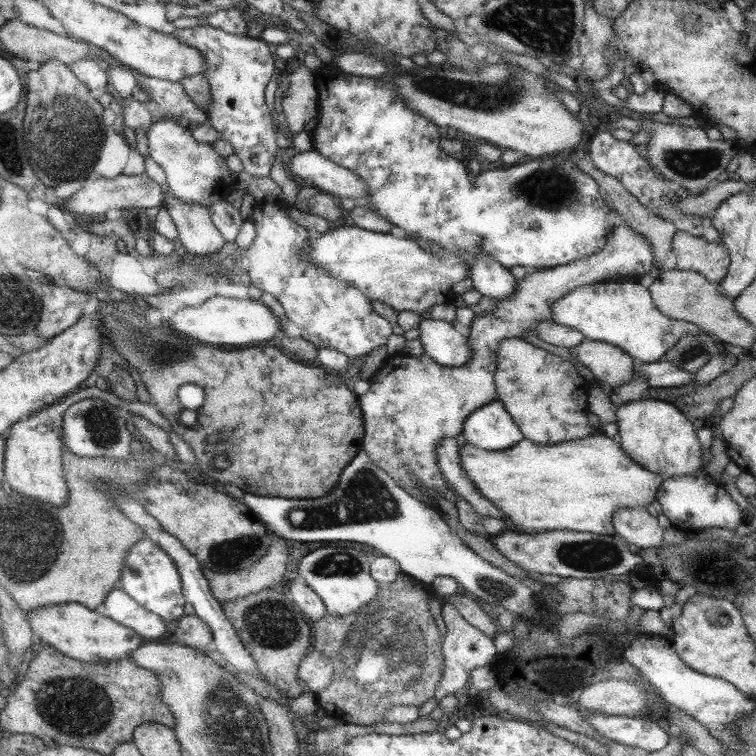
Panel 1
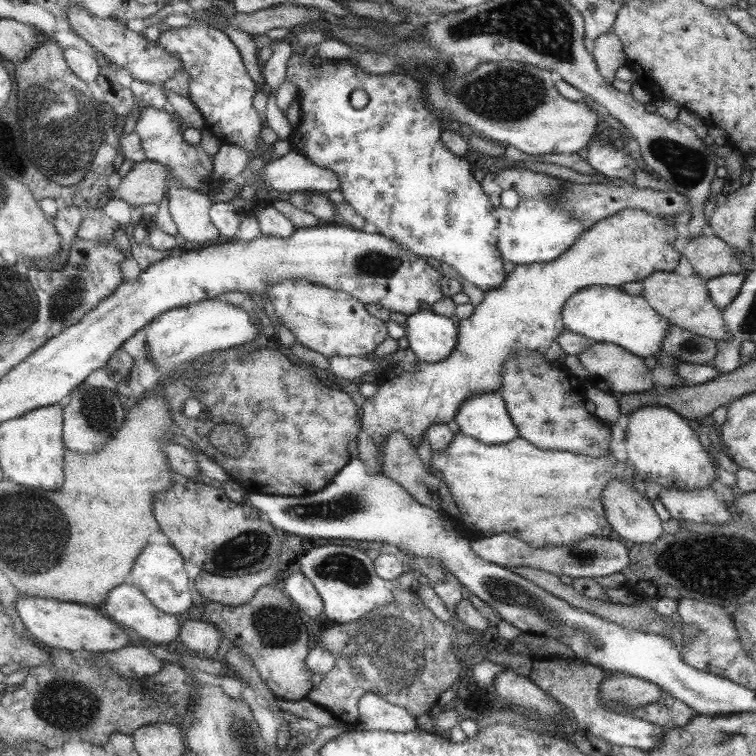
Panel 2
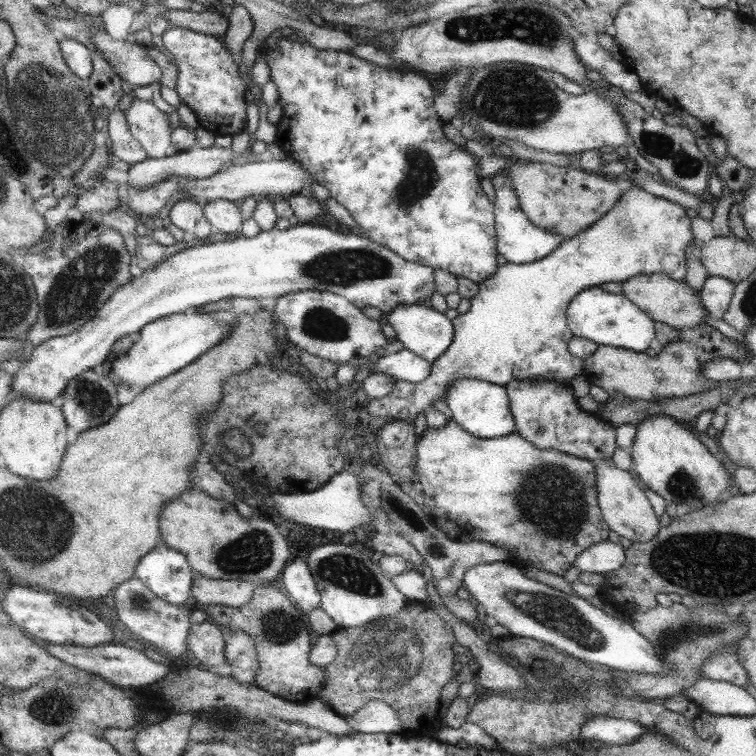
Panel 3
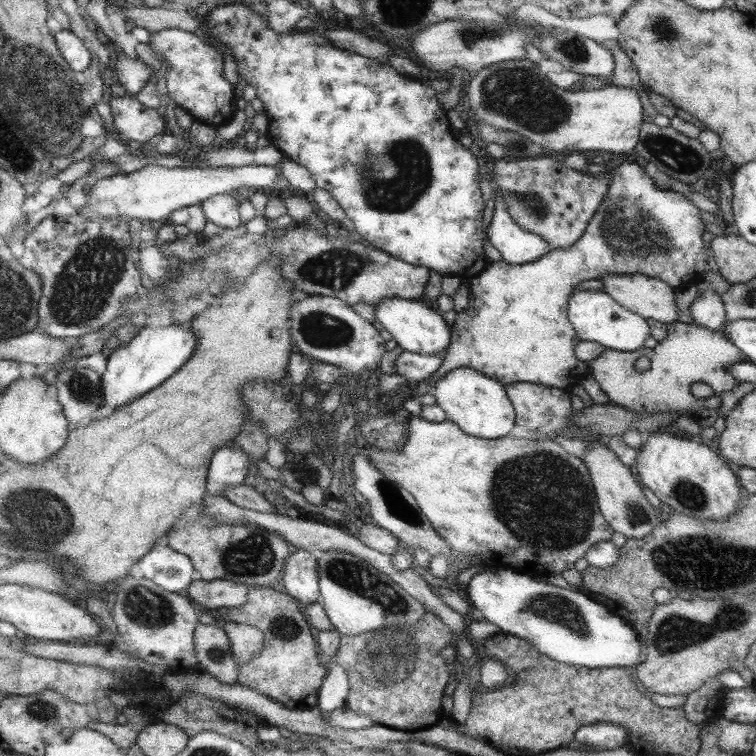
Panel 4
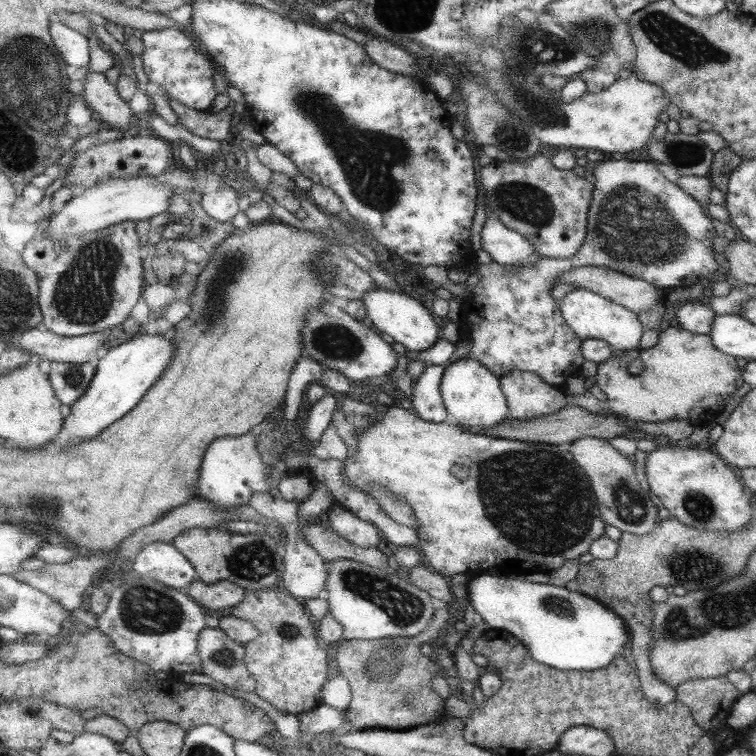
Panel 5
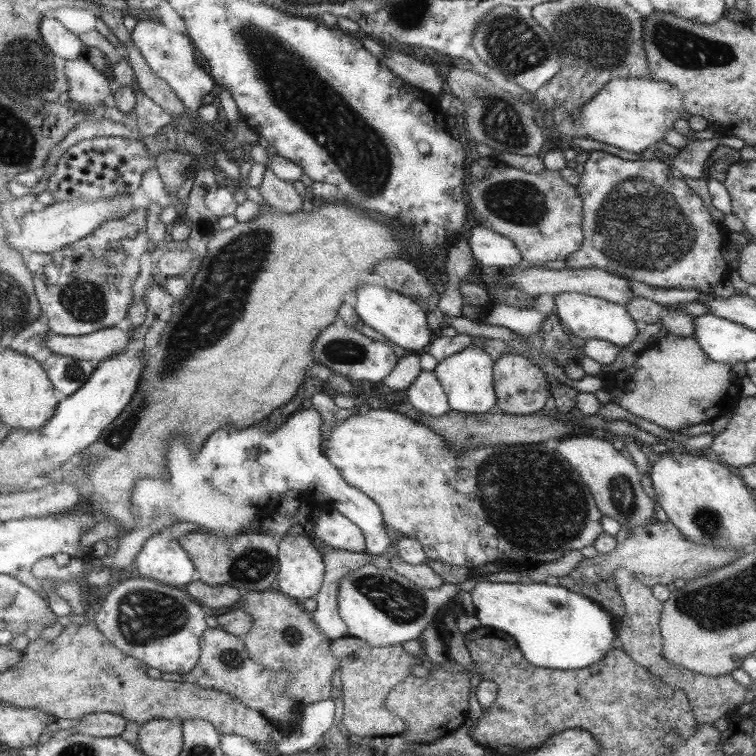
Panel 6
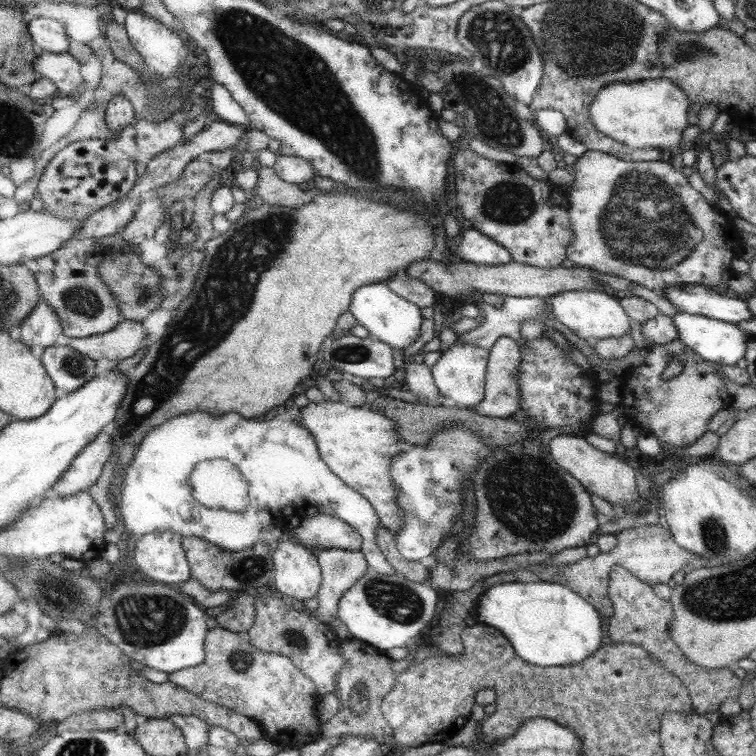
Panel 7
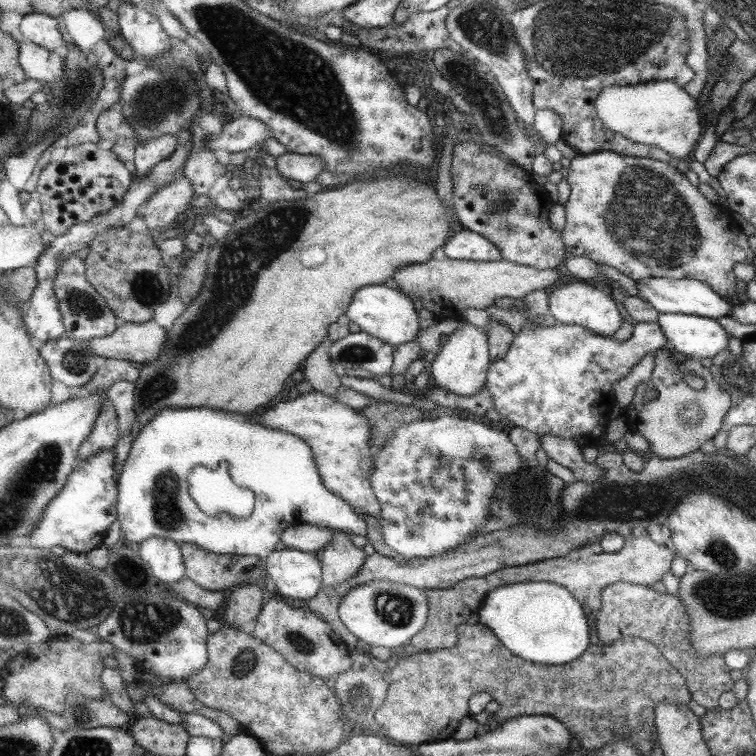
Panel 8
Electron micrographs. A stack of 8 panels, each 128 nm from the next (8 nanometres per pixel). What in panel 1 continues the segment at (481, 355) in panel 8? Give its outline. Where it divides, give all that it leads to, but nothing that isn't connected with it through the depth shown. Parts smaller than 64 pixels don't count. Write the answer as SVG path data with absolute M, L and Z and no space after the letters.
M496 396L494 401L488 402L468 414L466 421L463 422L461 434L467 443L472 443L473 446L488 451L509 449L510 446L523 439L522 431L515 426L510 413L502 405L502 402L496 399Z

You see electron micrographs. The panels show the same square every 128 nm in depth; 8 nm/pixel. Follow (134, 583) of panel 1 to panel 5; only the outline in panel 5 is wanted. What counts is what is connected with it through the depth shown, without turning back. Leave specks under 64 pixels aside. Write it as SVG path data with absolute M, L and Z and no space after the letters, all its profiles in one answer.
M171 542L146 544L133 560L132 569L138 574L162 582L165 586L185 589L198 580L194 566Z

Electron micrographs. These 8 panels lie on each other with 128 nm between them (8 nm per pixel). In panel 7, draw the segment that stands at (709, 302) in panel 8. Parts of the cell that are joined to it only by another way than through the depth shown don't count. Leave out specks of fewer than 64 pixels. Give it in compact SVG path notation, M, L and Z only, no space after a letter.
M699 284L665 286L659 292L664 300L685 314L699 314L731 324L752 319L746 297L729 298Z

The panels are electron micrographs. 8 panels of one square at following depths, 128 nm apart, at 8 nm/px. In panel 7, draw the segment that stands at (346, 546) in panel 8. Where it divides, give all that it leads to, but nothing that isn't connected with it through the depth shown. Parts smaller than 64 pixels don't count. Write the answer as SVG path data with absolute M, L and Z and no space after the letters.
M338 548L319 549L317 556L322 566L322 585L318 588L318 607L315 618L330 629L337 620L340 596L355 584L369 569L361 551Z

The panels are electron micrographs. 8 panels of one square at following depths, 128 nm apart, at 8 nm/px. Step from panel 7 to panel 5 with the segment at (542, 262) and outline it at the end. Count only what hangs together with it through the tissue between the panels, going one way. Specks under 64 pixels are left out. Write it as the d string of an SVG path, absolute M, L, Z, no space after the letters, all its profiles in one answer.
M541 154L519 162L495 160L479 170L479 186L486 214L495 215L499 222L509 230L518 231L523 238L529 239L534 247L535 257L563 260L578 252L586 238L586 214L590 208L591 193L594 185L583 177L577 177L571 170L559 170L549 159Z

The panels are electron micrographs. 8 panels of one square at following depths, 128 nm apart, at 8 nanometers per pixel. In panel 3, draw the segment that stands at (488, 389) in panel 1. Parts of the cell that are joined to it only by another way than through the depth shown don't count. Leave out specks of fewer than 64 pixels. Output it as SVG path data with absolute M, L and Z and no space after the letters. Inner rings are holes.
M631 186L627 190L622 192L623 196L619 196L619 200L615 202L613 208L603 214L603 217L599 218L593 225L589 225L585 230L575 234L574 237L568 238L567 240L561 240L559 246L555 250L547 254L546 257L540 258L538 261L529 262L527 264L513 264L505 263L497 268L497 272L484 283L479 283L479 290L470 301L469 310L462 315L457 315L451 319L454 322L455 332L454 341L450 342L449 348L445 353L442 354L437 360L432 362L429 376L425 380L417 383L405 382L403 380L396 380L393 384L393 388L390 393L376 399L370 399L369 404L365 406L364 410L369 412L369 422L363 422L369 426L377 426L384 421L403 421L407 424L413 425L413 420L418 412L425 413L430 410L429 405L435 400L443 400L446 397L446 388L450 385L451 381L457 380L458 378L476 378L483 379L485 382L492 382L499 386L505 386L509 381L515 380L552 380L553 382L568 382L571 378L575 378L578 374L583 374L585 366L584 362L580 358L575 358L574 355L568 350L568 342L573 337L570 327L567 326L566 309L575 296L581 293L583 290L591 287L599 287L603 283L621 283L627 281L627 278L633 278L639 274L651 275L661 274L674 279L675 281L681 280L685 276L685 246L689 242L693 242L693 235L689 230L689 218L685 214L685 208L681 208L678 204L664 200L663 198L656 198L649 194L645 190L639 188L639 186ZM665 256L675 256L677 258L677 268L675 270L667 270L665 268Z

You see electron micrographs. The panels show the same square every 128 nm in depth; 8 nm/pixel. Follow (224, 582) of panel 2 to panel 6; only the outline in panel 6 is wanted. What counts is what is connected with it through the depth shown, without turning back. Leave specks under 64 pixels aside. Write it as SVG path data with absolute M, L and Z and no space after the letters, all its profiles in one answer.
M199 580L190 582L187 586L183 586L183 588L185 588L197 602L200 602L203 606L207 606L208 609L231 606L241 595L238 589L227 584L213 587L203 584Z

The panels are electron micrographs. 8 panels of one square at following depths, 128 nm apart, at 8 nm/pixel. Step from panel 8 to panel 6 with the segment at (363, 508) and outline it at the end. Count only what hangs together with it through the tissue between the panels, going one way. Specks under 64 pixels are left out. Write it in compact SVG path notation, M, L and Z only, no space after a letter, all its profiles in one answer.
M377 404L353 413L345 420L341 420L339 424L324 422L321 435L322 450L339 471L339 474L342 475L342 478L352 487L366 494L367 498L373 499L379 510L382 511L383 520L389 528L392 528L398 535L417 539L425 550L426 558L436 560L439 563L449 566L465 566L465 568L471 569L487 564L487 562L515 560L519 564L519 568L533 568L533 566L537 566L537 562L548 563L561 558L569 550L579 550L585 546L591 546L593 540L596 540L601 534L601 524L599 524L601 511L594 502L594 497L586 483L582 481L576 470L554 451L555 445L558 443L555 439L545 439L538 443L529 444L481 446L460 454L453 454L444 445L444 440L438 435L438 432L415 423L413 419L409 419L394 409L389 410Z

